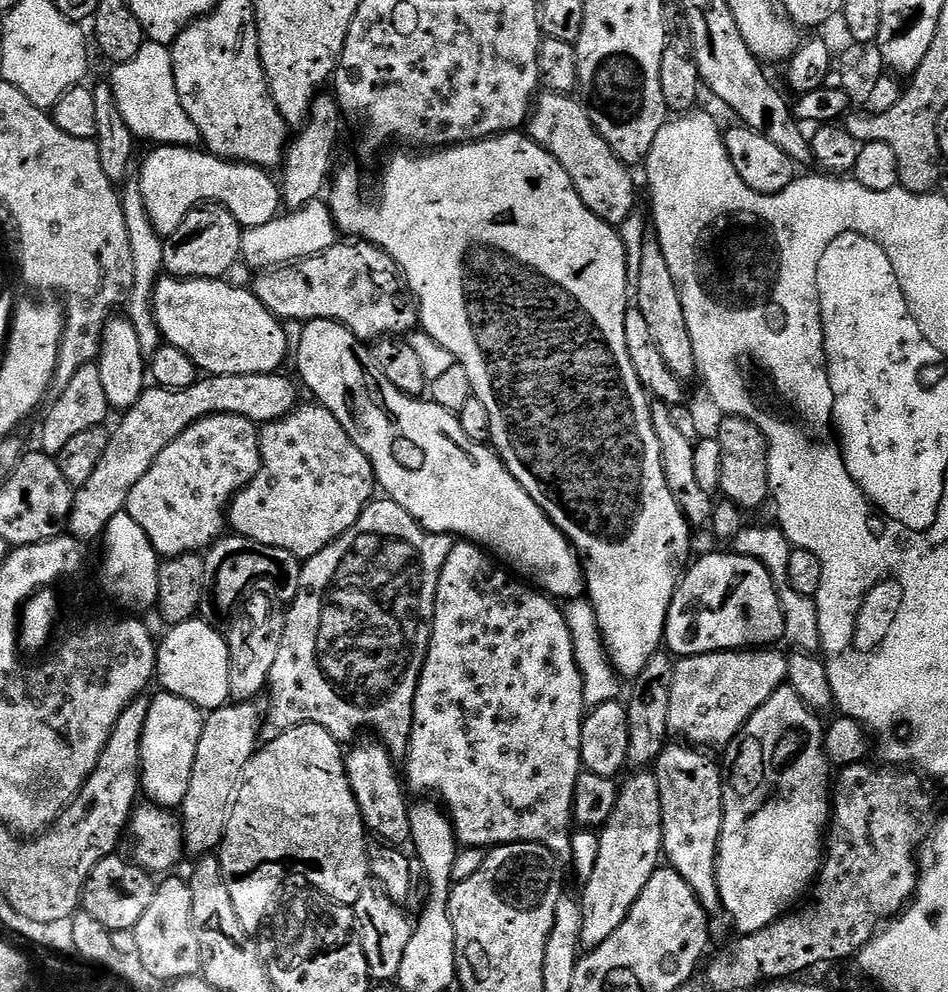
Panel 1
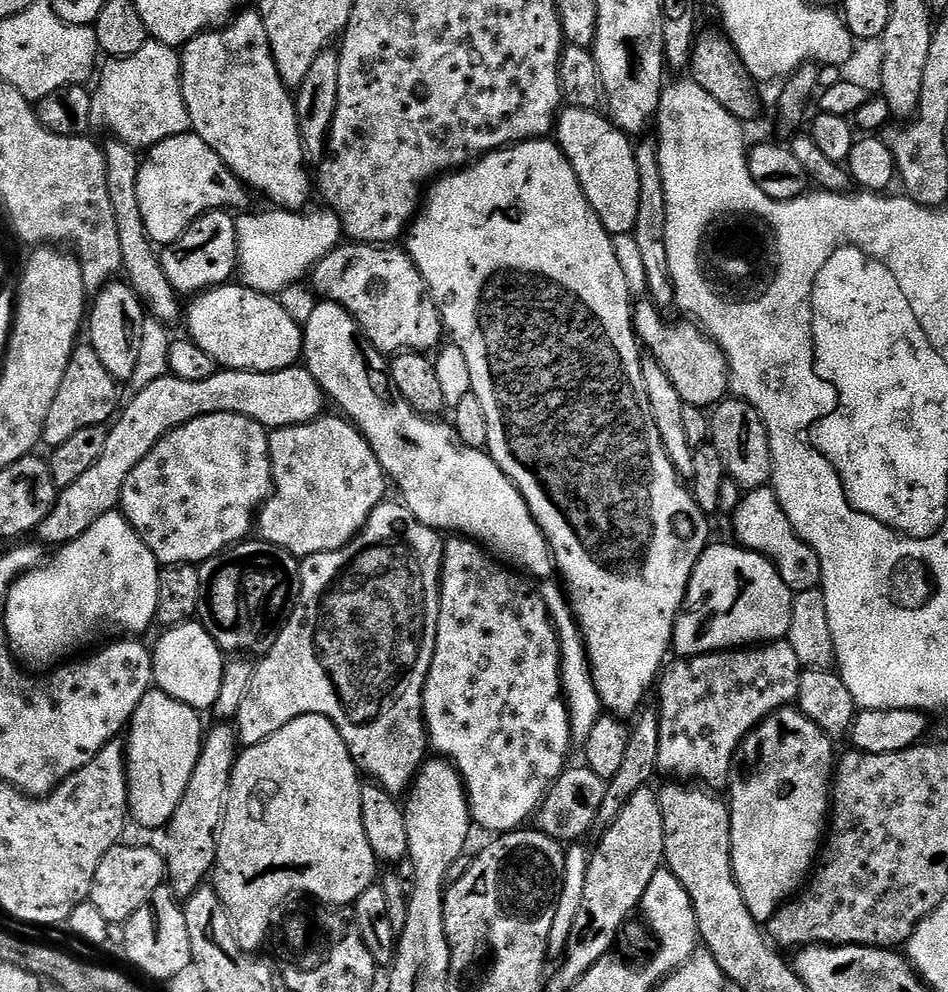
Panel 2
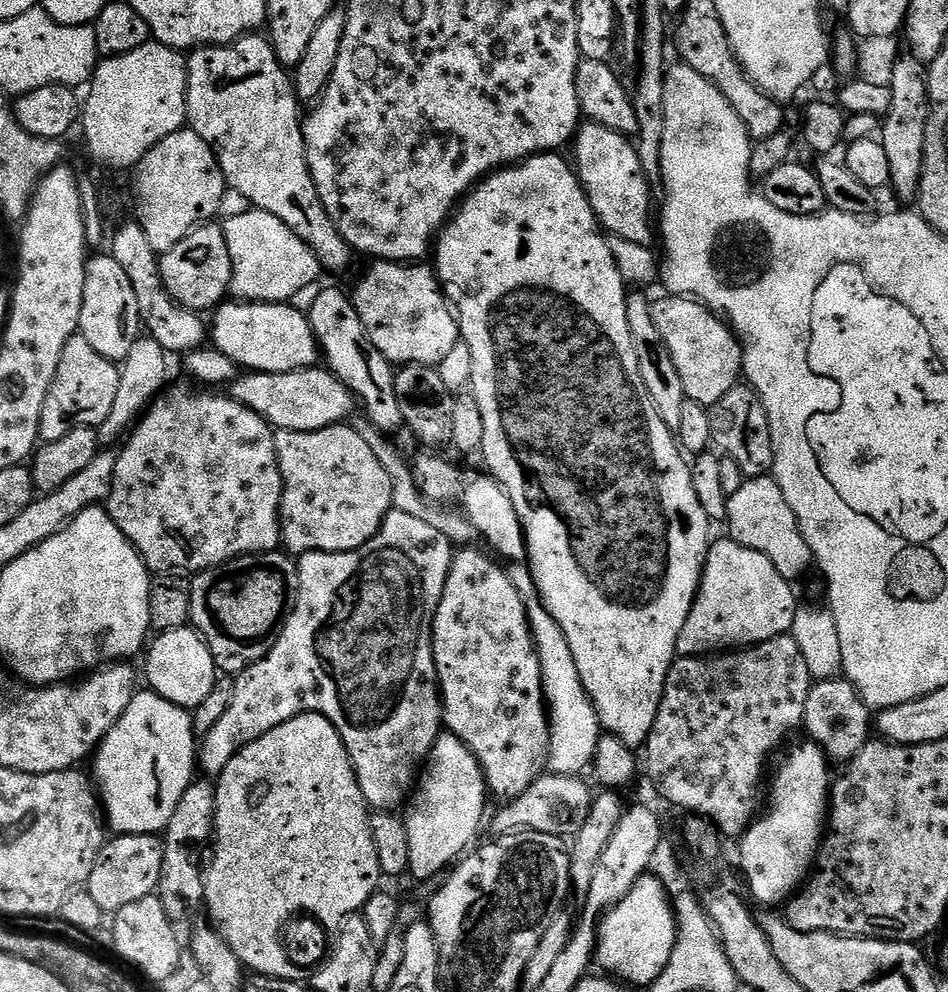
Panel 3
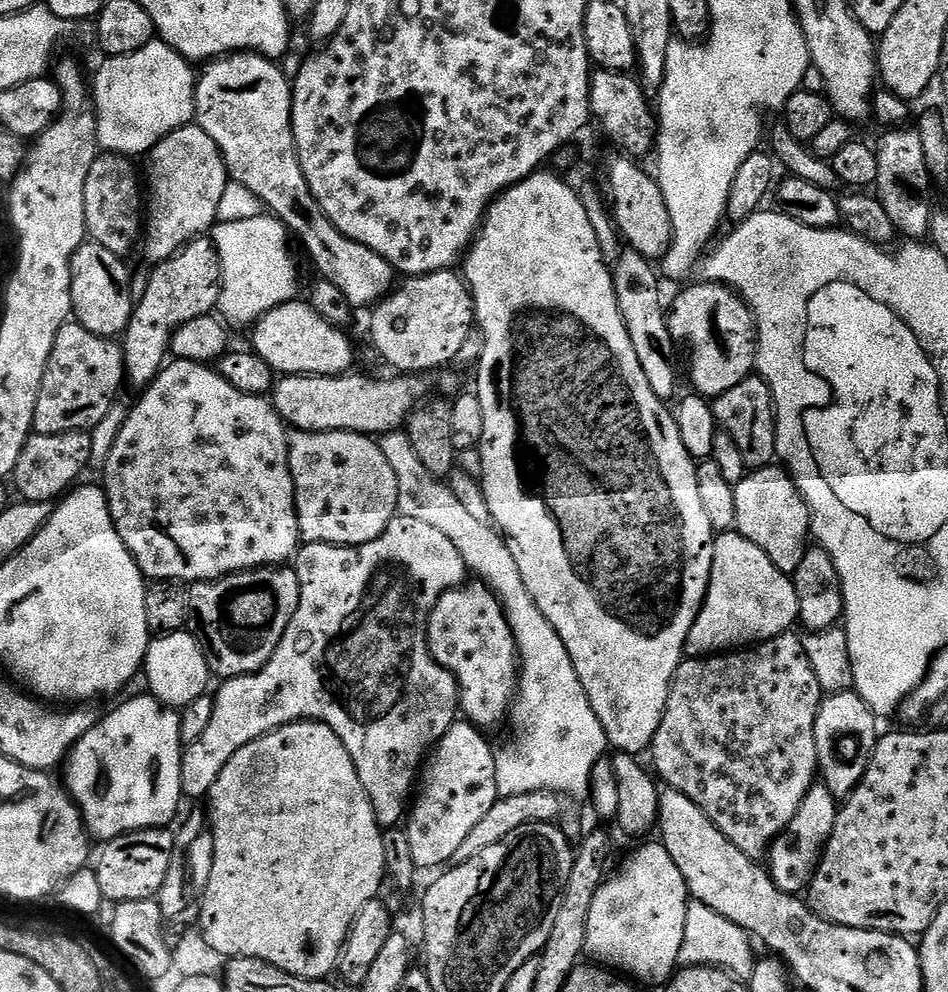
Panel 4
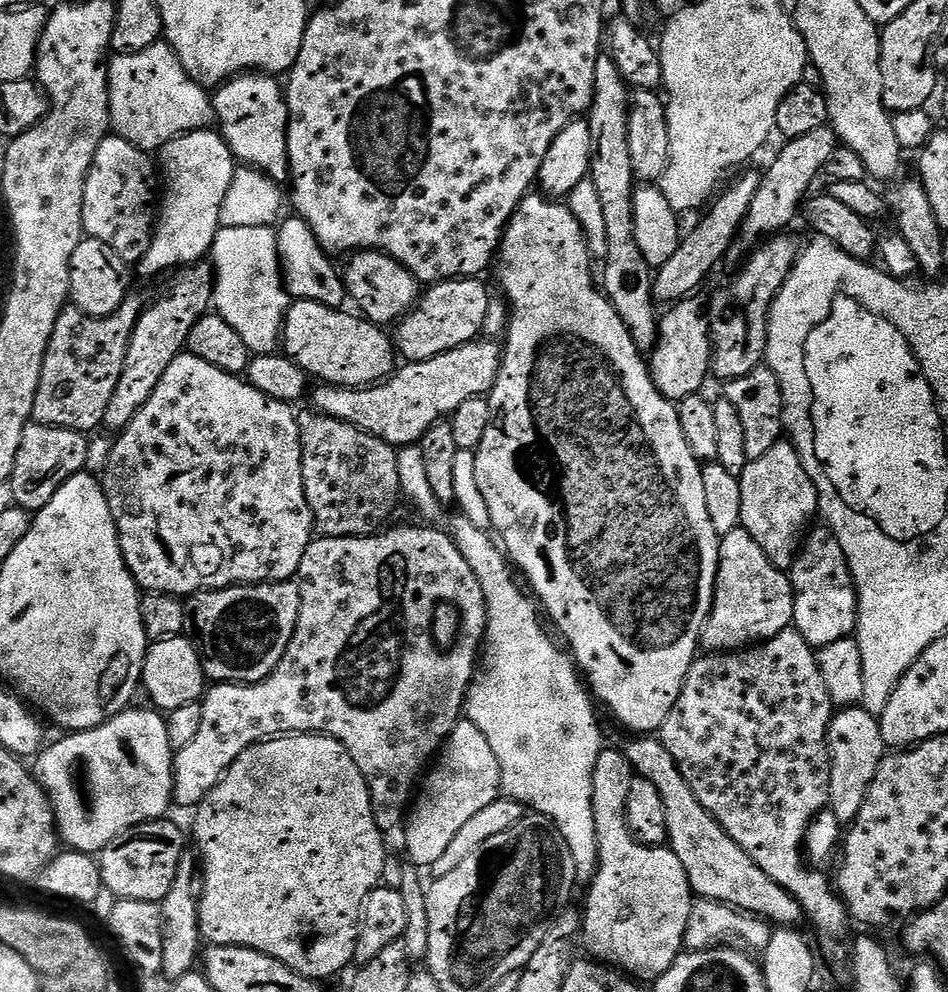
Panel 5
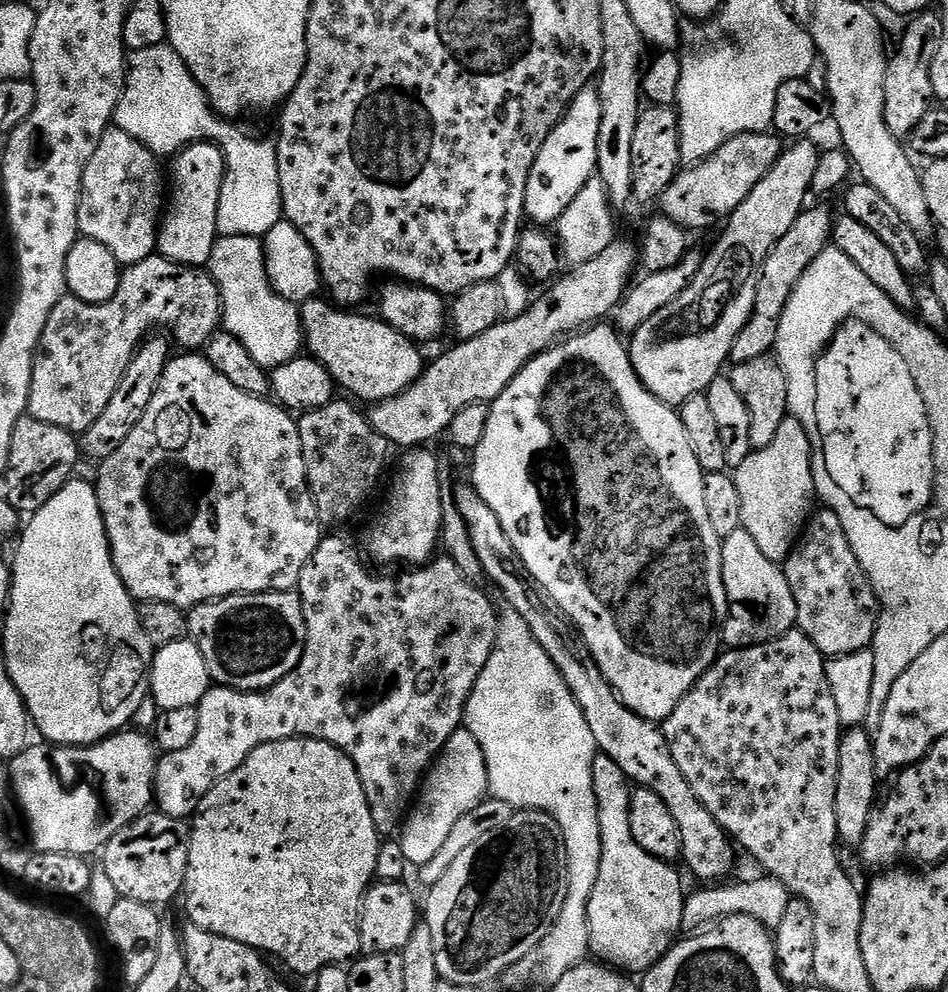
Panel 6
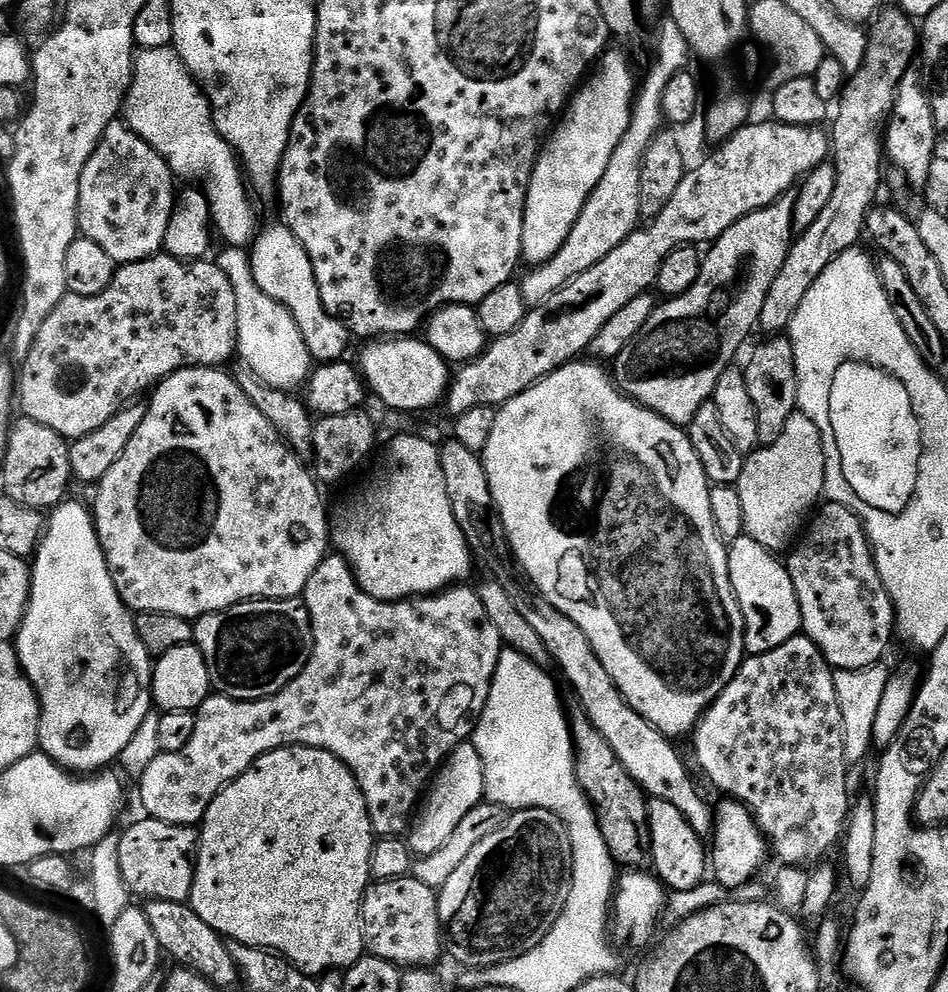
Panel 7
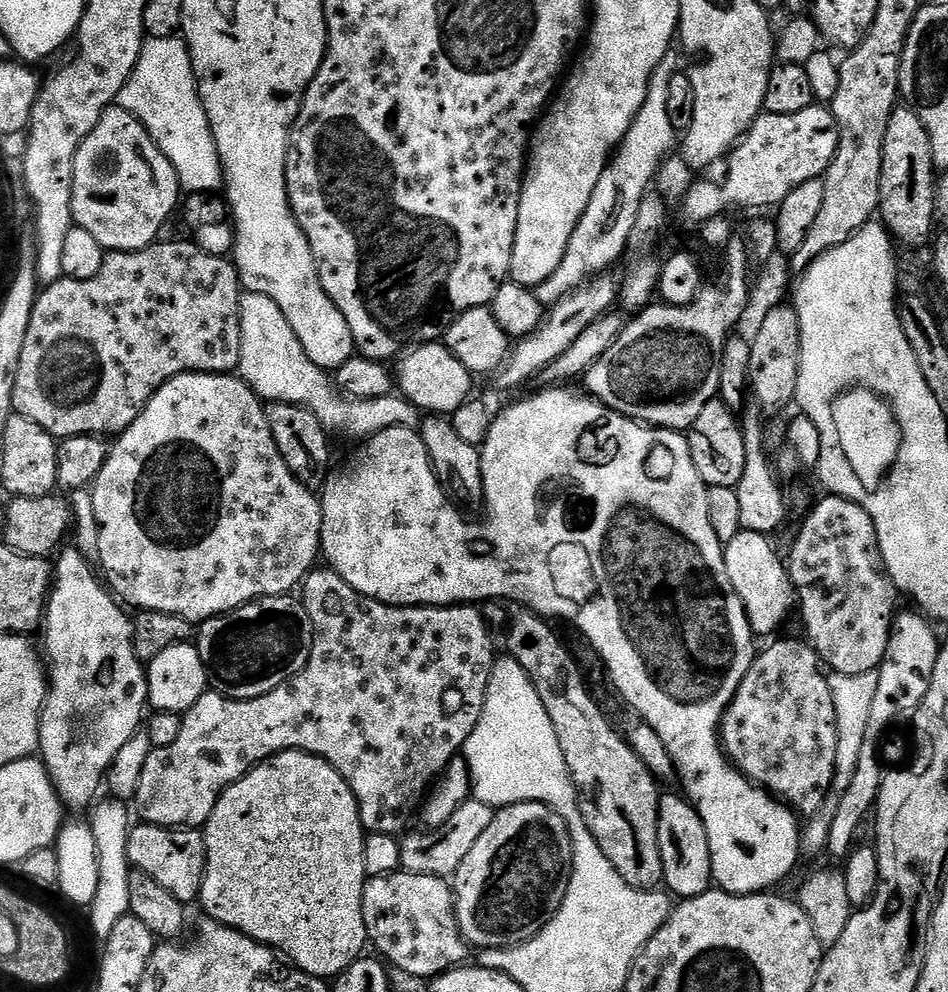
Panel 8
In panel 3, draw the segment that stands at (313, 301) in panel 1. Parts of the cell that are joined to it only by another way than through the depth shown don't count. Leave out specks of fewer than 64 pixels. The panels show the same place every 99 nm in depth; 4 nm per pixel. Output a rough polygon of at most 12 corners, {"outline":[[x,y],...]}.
{"outline":[[376,260],[351,289],[389,364],[438,366],[460,321],[424,262]]}

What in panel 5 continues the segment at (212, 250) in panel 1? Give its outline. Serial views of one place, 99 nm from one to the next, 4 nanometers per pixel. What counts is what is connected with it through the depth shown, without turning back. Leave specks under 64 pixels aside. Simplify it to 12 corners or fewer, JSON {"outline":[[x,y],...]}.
{"outline":[[213,265],[173,271],[134,326],[103,427],[150,402],[213,303]]}

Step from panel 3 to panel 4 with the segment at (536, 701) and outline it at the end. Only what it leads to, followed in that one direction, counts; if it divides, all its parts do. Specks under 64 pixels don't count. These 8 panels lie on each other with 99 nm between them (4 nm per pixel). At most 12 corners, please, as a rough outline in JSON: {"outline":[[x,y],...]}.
{"outline":[[487,584],[444,592],[428,649],[481,730],[509,719],[520,651]]}

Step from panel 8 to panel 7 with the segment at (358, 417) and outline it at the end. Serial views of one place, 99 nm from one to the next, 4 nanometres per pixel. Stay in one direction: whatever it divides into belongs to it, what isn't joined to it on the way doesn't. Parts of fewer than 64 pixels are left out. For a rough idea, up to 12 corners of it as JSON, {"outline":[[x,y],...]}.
{"outline":[[236,246],[216,258],[234,286],[238,356],[284,392],[314,361],[290,310]]}

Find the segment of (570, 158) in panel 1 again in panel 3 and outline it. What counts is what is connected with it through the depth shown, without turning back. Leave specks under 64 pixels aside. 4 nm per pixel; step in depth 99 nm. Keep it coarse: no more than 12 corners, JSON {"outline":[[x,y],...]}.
{"outline":[[584,122],[574,168],[601,229],[651,245],[635,143]]}

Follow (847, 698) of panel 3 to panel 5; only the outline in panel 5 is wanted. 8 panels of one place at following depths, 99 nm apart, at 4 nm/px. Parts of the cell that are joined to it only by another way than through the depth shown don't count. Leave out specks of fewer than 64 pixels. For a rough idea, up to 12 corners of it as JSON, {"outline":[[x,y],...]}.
{"outline":[[839,709],[828,727],[828,808],[862,810],[884,761],[877,717]]}

